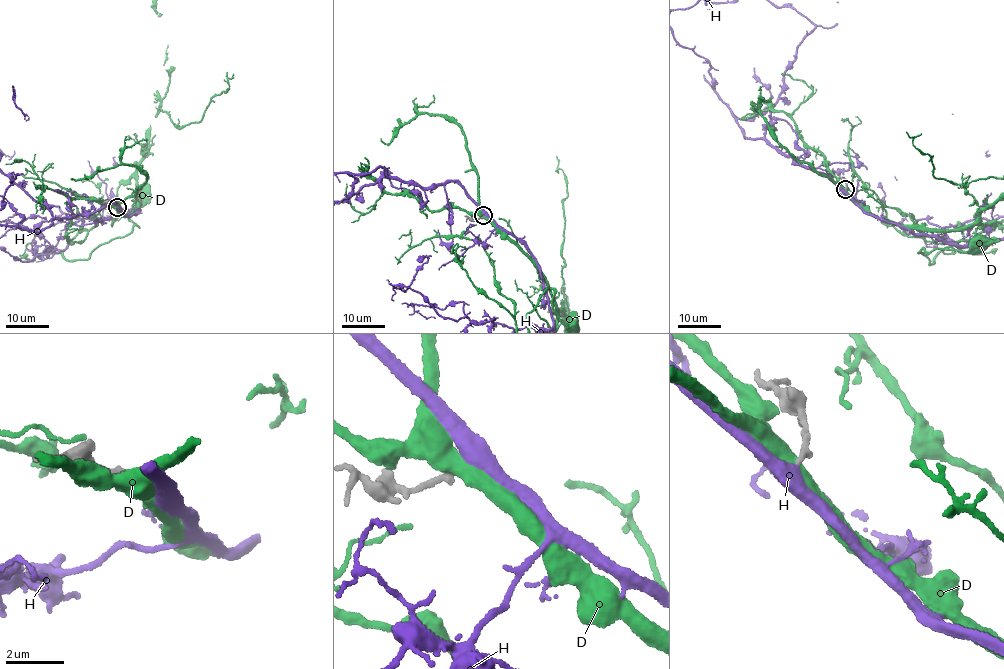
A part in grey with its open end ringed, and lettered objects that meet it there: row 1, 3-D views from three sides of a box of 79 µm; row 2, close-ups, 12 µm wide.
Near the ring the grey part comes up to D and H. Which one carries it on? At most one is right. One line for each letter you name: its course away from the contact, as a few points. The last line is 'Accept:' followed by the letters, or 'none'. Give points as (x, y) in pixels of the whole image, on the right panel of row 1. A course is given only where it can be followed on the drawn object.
Accept: H

